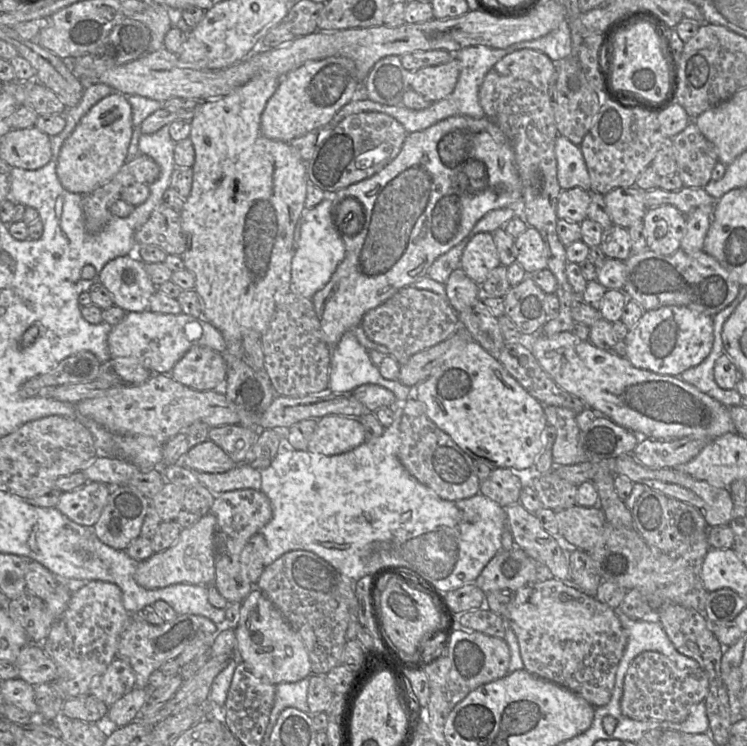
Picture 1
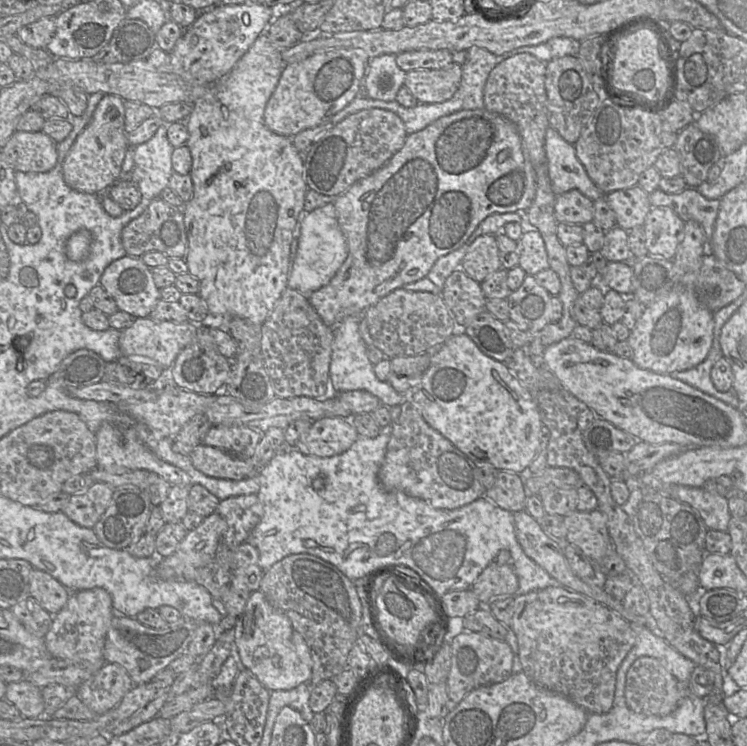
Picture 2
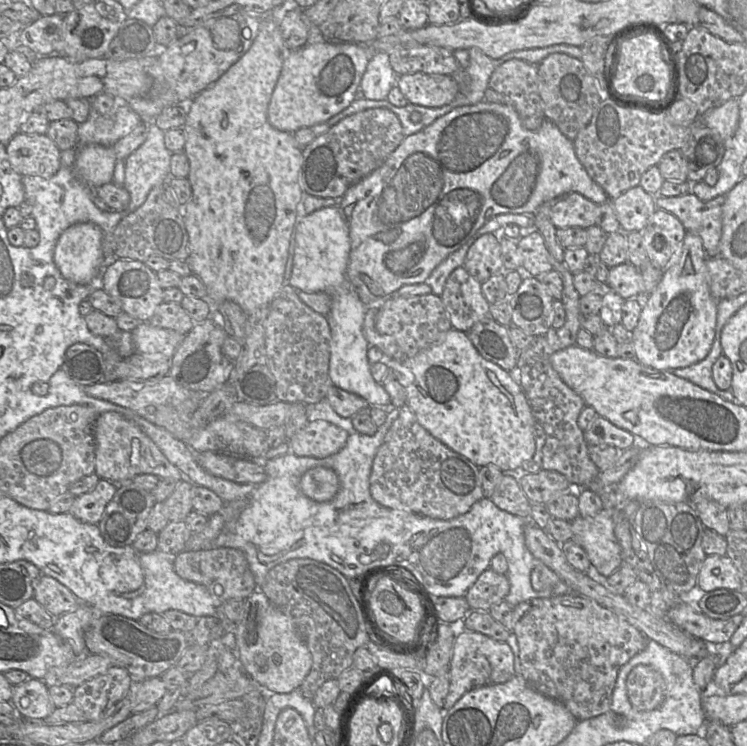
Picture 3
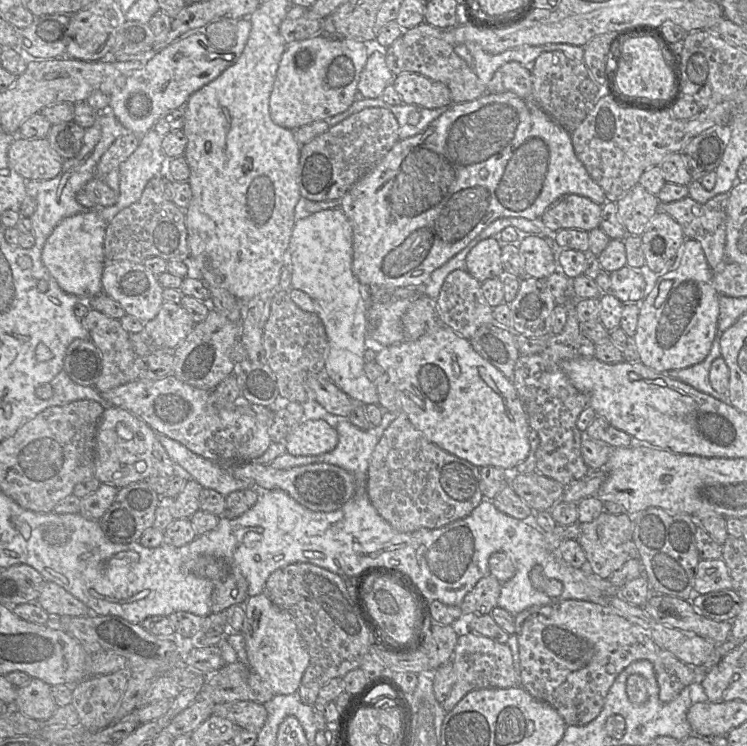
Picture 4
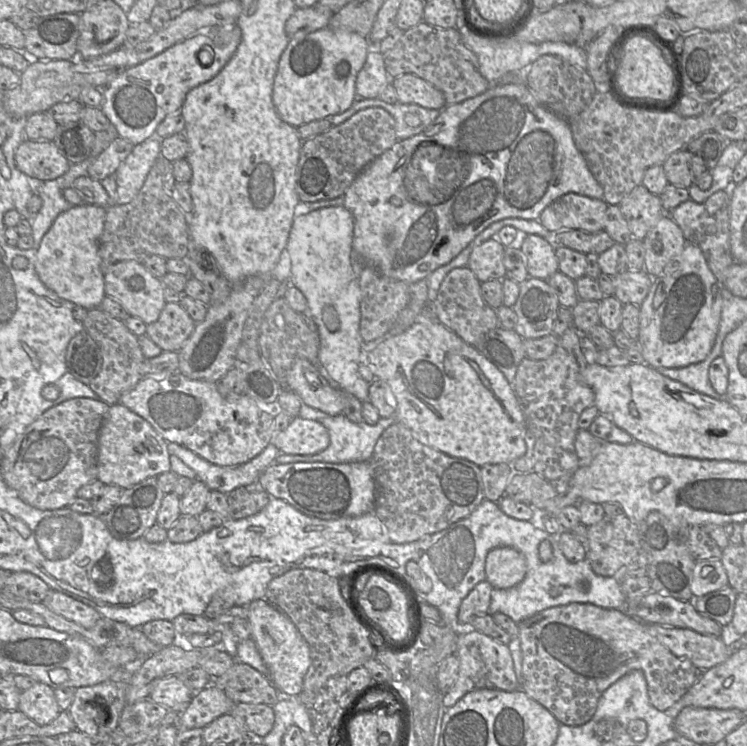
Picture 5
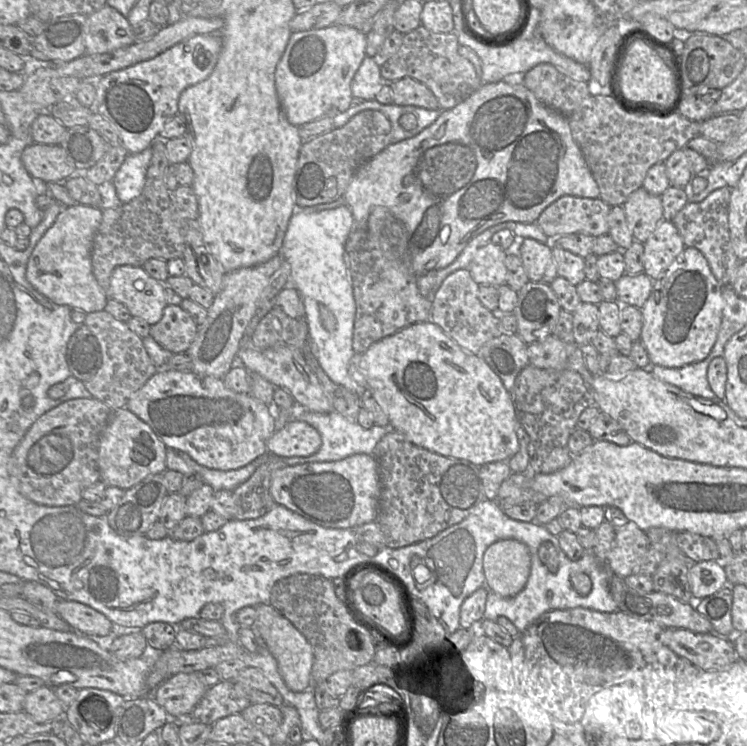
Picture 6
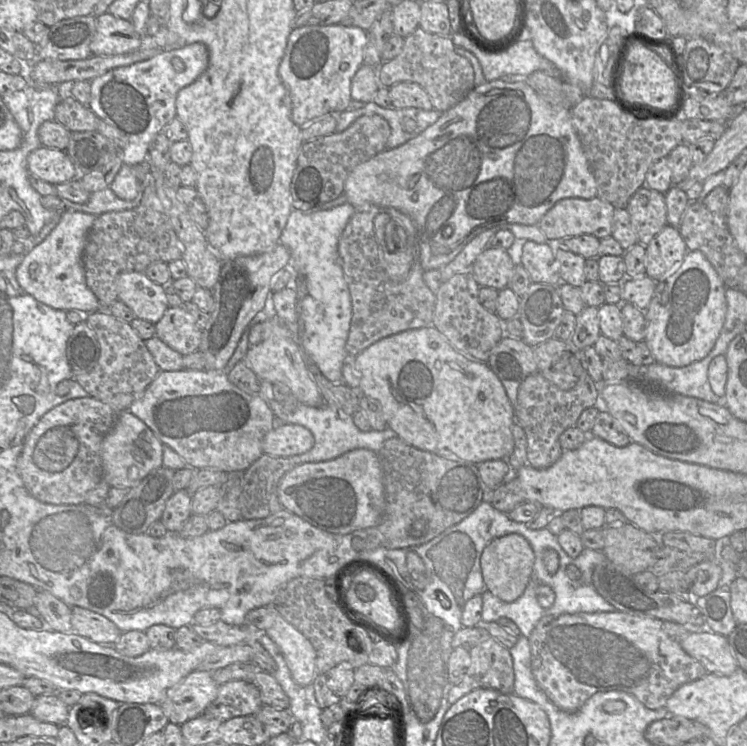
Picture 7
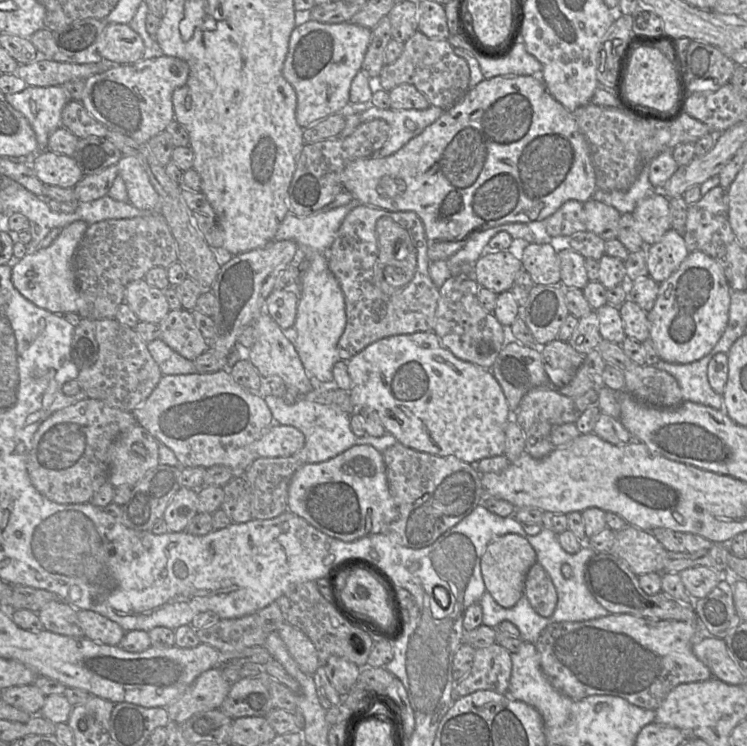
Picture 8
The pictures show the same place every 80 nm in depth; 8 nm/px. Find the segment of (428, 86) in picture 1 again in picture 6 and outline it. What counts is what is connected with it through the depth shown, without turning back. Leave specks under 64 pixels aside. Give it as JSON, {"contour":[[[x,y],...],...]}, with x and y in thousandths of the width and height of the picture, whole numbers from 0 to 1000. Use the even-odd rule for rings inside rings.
{"contour":[[[539,103],[522,110],[526,139],[554,141],[574,147],[588,146],[588,138],[580,123],[565,110]]]}

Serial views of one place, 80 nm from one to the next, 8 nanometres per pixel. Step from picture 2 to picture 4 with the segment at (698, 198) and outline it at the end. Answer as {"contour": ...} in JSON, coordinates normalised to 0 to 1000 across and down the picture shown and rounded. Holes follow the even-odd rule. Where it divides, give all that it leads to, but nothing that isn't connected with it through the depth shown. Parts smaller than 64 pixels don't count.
{"contour":[[[965,259],[950,267],[944,273],[920,263],[912,268],[898,272],[885,272],[884,283],[900,290],[913,304],[918,320],[933,322],[944,339],[949,357],[957,365],[972,351],[972,304],[973,304],[973,275],[976,259]]]}

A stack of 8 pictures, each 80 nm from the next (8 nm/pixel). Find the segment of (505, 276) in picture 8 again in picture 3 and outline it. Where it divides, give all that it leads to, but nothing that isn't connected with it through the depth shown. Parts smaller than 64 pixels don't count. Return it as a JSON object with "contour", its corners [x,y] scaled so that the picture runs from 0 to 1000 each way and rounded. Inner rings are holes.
{"contour":[[[661,314],[647,315],[629,331],[620,358],[643,379],[661,369],[676,366],[669,326]]]}

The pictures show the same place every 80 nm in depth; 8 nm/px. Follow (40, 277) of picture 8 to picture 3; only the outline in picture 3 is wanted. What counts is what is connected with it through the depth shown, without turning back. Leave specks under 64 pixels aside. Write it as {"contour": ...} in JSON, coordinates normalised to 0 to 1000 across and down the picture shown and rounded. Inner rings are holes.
{"contour":[[[103,299],[78,319],[71,349],[83,371],[104,382],[127,379],[139,357],[138,311],[126,299]]]}

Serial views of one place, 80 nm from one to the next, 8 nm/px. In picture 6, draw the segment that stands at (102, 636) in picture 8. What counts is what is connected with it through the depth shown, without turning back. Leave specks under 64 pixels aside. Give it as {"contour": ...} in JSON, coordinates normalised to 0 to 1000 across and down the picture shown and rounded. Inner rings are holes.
{"contour":[[[80,804],[76,823],[96,845],[119,854],[141,855],[153,847],[151,835],[139,823],[102,806]]]}

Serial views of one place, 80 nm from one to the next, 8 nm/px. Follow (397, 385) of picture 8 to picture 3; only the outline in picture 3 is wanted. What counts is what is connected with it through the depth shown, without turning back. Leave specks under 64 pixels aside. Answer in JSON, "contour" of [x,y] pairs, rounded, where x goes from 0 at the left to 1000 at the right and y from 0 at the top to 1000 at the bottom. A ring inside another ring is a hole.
{"contour":[[[604,440],[580,462],[541,480],[539,488],[552,500],[552,512],[544,521],[544,542],[584,588],[640,626],[660,622],[675,634],[712,615],[718,603],[718,562],[701,524],[685,500],[644,477],[624,445]]]}

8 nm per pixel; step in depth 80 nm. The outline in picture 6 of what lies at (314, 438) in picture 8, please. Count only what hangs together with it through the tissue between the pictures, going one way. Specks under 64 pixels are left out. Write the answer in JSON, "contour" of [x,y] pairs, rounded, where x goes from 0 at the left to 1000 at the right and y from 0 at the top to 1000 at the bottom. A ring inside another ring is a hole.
{"contour":[[[411,550],[398,559],[398,563],[407,564],[419,571],[430,583],[431,597],[423,607],[415,611],[379,613],[382,626],[406,621],[451,618],[474,609],[499,610],[501,602],[510,587],[529,576],[522,568],[517,571],[501,570],[495,575],[490,575],[477,563],[466,562],[448,550],[440,554],[426,554]]]}

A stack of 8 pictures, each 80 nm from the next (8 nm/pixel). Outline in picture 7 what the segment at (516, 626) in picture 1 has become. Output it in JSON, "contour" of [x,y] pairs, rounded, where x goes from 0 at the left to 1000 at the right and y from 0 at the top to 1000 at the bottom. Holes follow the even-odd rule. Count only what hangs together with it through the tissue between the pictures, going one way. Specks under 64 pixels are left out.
{"contour":[[[795,820],[728,824],[705,854],[711,870],[711,901],[735,940],[747,950],[768,956],[795,930],[831,926],[849,933],[871,952],[890,949],[894,937],[913,918],[941,908],[946,899],[912,867],[918,842],[898,832],[835,820]]]}

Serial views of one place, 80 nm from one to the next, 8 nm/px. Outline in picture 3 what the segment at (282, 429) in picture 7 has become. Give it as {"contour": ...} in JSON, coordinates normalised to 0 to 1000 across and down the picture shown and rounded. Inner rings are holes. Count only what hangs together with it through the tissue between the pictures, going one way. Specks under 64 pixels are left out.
{"contour":[[[436,563],[414,564],[386,592],[399,611],[434,614],[454,606],[469,579]]]}

